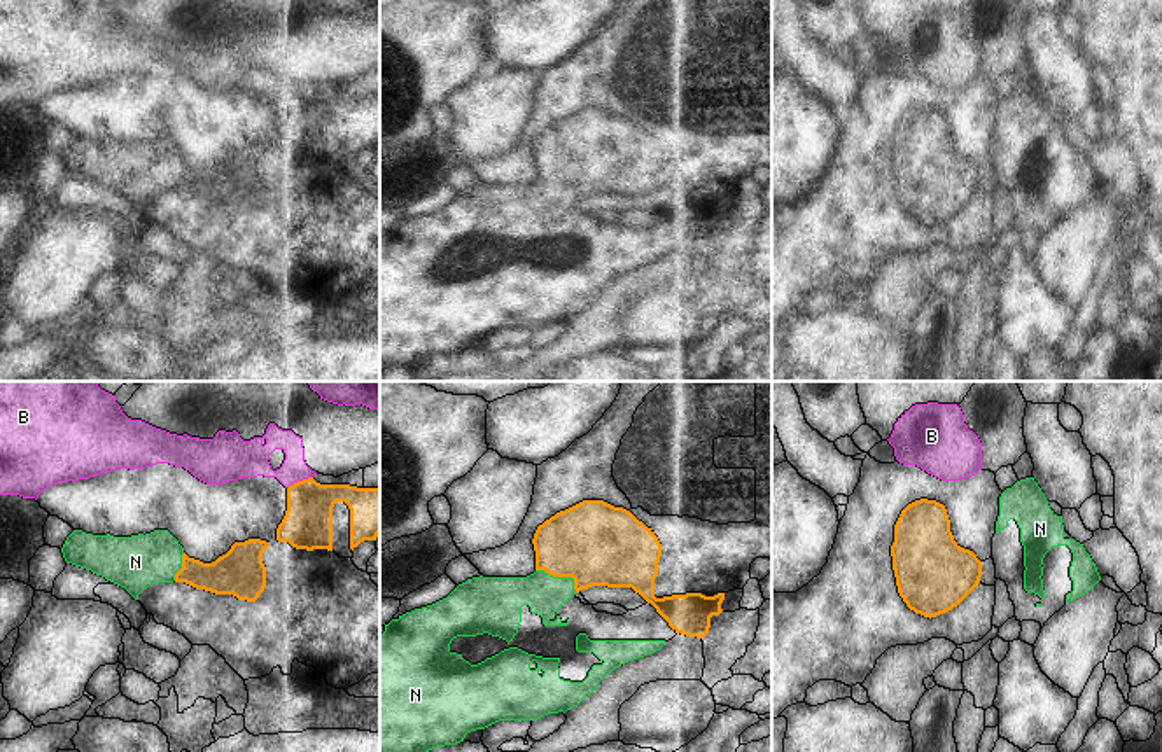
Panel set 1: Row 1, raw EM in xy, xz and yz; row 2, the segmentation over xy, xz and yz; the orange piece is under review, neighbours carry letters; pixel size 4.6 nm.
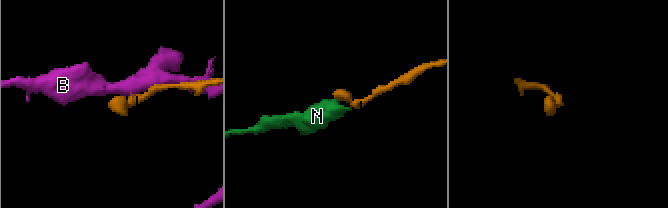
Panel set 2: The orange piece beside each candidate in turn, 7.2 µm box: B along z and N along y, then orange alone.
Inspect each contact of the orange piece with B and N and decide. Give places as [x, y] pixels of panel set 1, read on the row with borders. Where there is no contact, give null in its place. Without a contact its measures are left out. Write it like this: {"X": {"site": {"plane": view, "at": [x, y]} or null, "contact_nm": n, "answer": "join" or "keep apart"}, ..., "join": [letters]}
{"B": {"site": {"plane": "xy", "at": [300, 481]}, "contact_nm": 130, "answer": "keep apart"}, "N": {"site": {"plane": "xz", "at": [560, 576]}, "contact_nm": 220, "answer": "join"}, "join": ["N"]}

